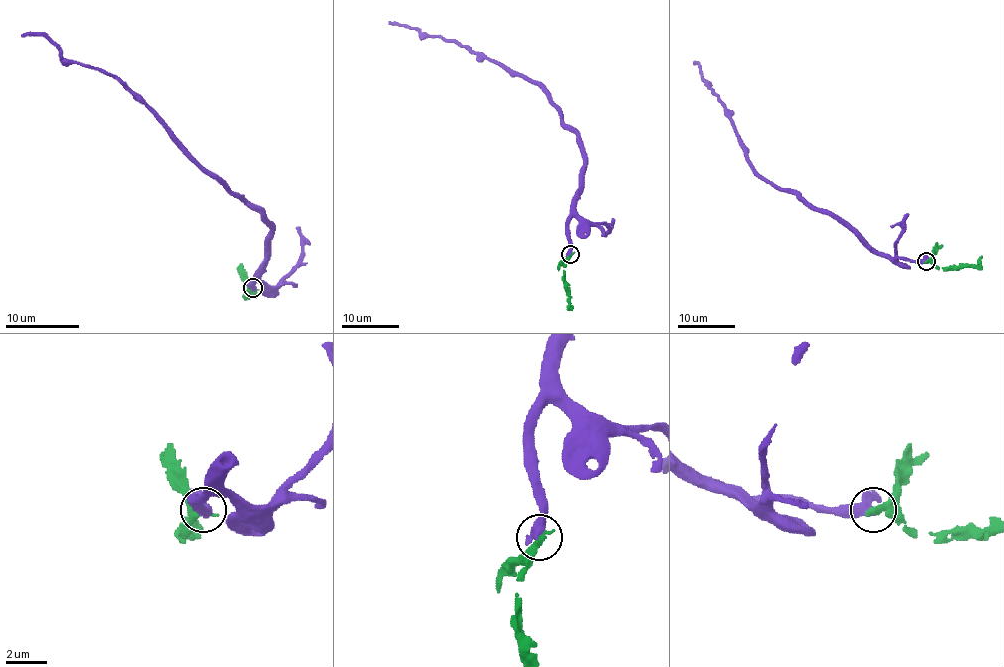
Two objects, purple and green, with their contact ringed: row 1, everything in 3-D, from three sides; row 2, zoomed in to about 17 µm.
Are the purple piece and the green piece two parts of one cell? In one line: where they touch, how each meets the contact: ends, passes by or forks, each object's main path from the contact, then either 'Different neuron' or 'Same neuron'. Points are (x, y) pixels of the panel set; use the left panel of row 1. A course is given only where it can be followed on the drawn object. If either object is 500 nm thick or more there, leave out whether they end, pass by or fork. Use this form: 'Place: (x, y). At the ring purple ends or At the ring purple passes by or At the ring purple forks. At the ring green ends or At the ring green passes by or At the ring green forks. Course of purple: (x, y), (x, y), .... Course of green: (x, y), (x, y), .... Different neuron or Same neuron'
Place: (253, 287). Course of purple: (251, 288), (264, 260), (268, 220), (209, 172), (114, 77), (84, 64), (68, 62), (42, 35), (22, 37). Course of green: (253, 288), (244, 295), (251, 293), (253, 281). Different neuron

